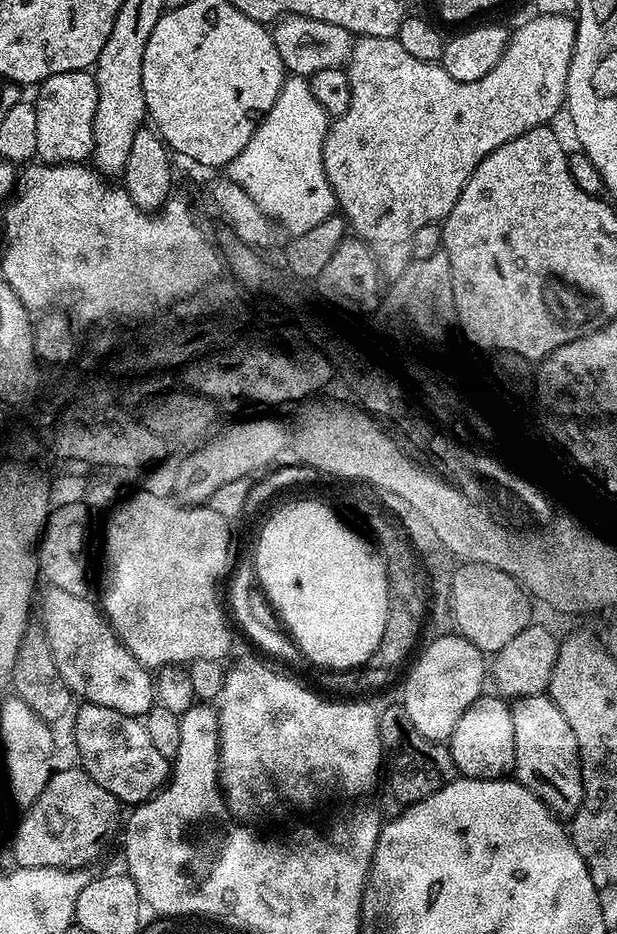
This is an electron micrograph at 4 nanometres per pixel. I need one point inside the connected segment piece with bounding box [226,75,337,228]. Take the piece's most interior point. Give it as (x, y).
(282, 165)

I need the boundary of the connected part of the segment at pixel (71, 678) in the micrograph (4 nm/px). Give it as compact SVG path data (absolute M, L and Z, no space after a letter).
M48 586L45 589L45 592L43 589L39 593L38 604L39 607L41 604L42 607L48 608L46 639L48 645L52 647L58 672L62 674L66 686L70 686L73 696L83 698L89 704L110 706L127 716L147 717L157 703L157 685L154 683L153 673L139 664L134 654L130 654L130 650L126 650L126 646L116 639L116 631L108 625L108 619L104 617L103 611L97 605L95 608L91 604L91 599L66 594L66 590L61 588Z

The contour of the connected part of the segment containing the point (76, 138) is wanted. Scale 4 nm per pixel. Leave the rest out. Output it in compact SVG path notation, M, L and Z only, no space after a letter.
M91 71L62 72L48 76L38 85L40 93L34 97L38 114L38 146L36 156L45 164L71 164L84 162L91 157L94 132L94 114L98 106L98 86Z

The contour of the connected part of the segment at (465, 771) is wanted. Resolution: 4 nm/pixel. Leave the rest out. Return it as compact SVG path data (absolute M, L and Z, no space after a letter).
M482 694L469 706L466 714L458 718L458 726L454 726L446 743L461 777L470 780L507 777L514 769L514 718L511 707L494 694Z

